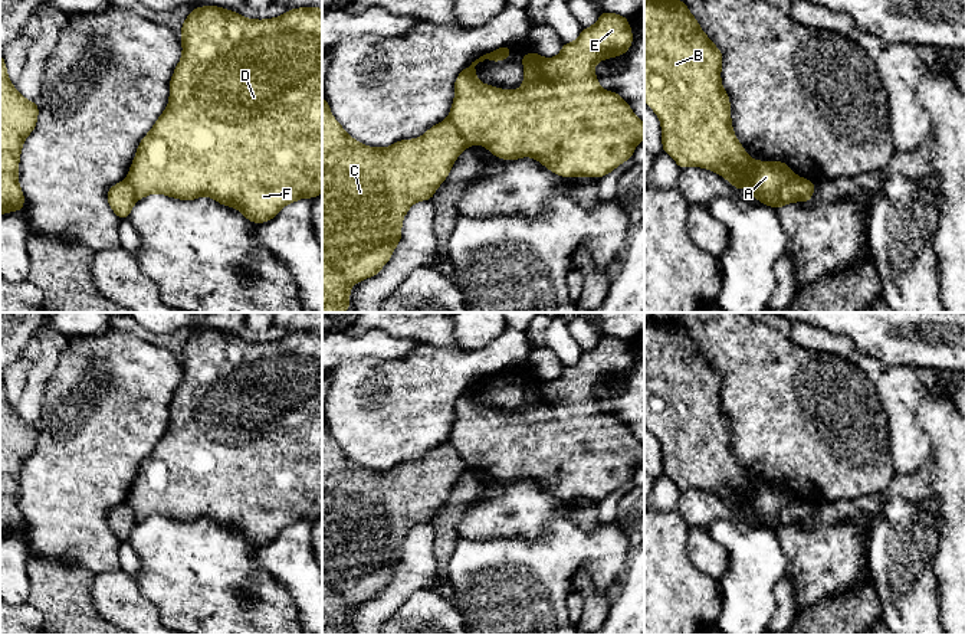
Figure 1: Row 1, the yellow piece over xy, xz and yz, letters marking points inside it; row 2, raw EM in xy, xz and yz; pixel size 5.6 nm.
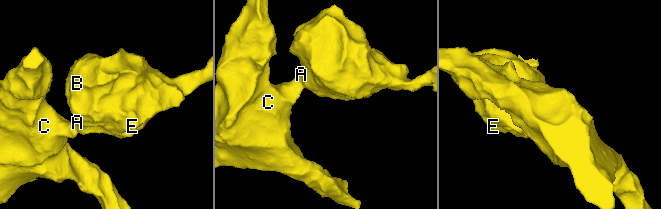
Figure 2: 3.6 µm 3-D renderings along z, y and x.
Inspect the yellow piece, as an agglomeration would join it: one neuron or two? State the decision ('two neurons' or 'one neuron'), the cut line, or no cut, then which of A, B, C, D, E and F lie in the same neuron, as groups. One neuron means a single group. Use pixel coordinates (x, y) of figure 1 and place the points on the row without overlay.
two neurons; cut yz (794, 497), (780, 511), (777, 521), (771, 527); groups A B D E F / C

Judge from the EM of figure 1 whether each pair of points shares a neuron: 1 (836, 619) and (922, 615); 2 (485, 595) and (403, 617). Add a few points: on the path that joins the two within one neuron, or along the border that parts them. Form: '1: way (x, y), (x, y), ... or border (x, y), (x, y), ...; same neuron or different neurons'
1: border (872, 585), (880, 619); different neurons
2: border (449, 599), (463, 619); different neurons

